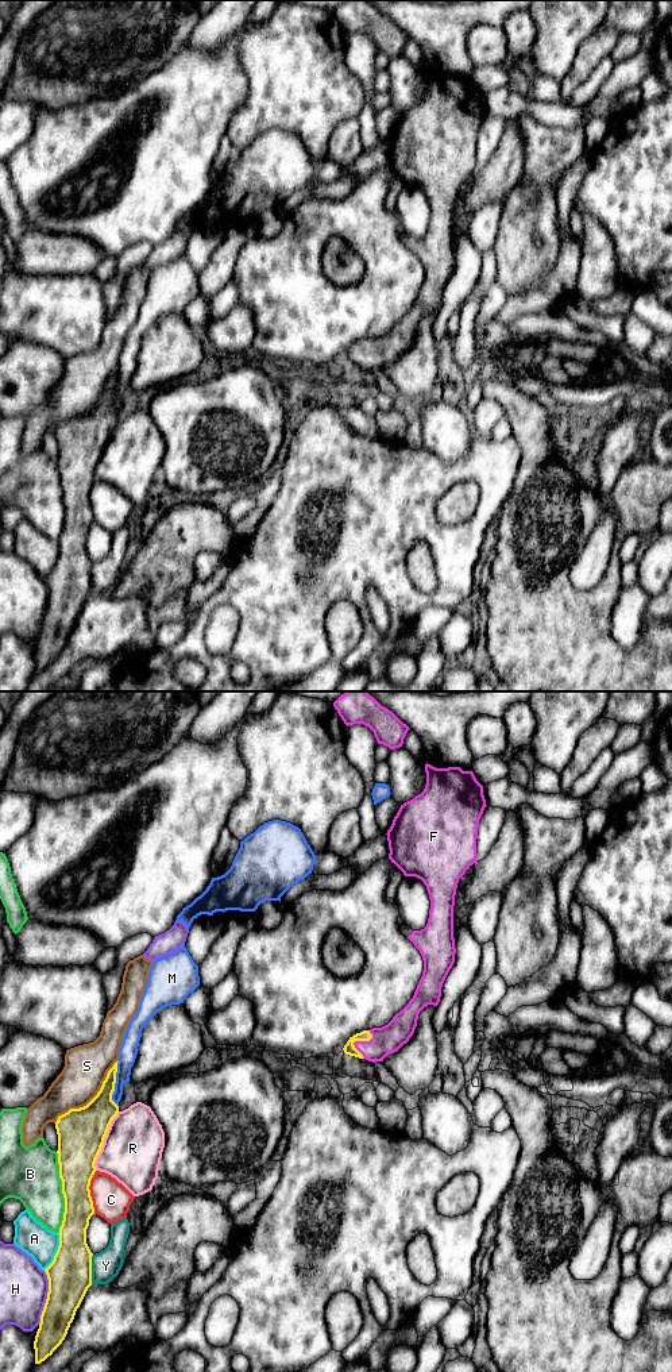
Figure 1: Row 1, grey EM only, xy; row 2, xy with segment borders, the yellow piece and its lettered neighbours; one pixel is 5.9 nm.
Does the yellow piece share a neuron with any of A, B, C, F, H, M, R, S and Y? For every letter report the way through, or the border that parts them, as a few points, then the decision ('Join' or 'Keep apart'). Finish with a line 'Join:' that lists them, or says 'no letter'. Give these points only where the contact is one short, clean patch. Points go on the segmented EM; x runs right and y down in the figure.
A: Boundary: xy (58, 1233), (58, 1249), (54, 1259), (43, 1270). Keep apart
B: Keep apart
C: Keep apart
F: Join
H: Keep apart
M: Keep apart
R: Boundary: xy (119, 1112), (109, 1125), (96, 1159), (95, 1170). Keep apart
S: Keep apart
Y: Keep apart
Join: F

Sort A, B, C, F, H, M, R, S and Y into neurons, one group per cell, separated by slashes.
A / B / C / F / H / M / R / S / Y

